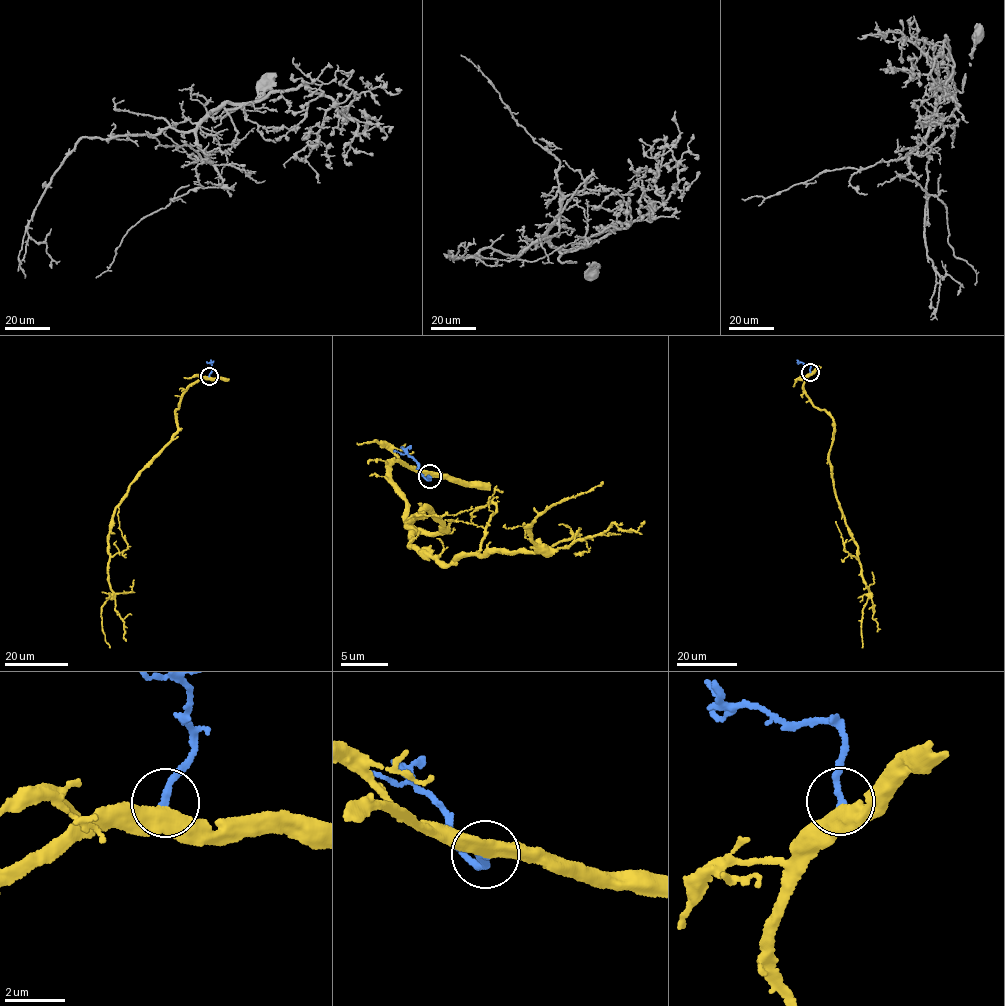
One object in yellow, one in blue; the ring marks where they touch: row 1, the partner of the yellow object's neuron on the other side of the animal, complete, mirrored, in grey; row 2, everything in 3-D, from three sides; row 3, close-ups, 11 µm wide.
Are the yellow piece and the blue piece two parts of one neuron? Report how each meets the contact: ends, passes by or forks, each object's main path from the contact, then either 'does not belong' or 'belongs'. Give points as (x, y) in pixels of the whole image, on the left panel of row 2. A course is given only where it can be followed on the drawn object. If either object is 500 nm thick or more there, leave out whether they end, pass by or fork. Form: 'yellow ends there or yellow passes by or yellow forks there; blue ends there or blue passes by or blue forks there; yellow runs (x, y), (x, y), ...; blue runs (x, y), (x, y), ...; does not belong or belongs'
yellow passes by; blue ends there; yellow runs (209, 376), (186, 390), (175, 412), (177, 432), (115, 508), (108, 541), (113, 593), (101, 607), (110, 647); blue runs (209, 376), (212, 367), (207, 361); belongs

